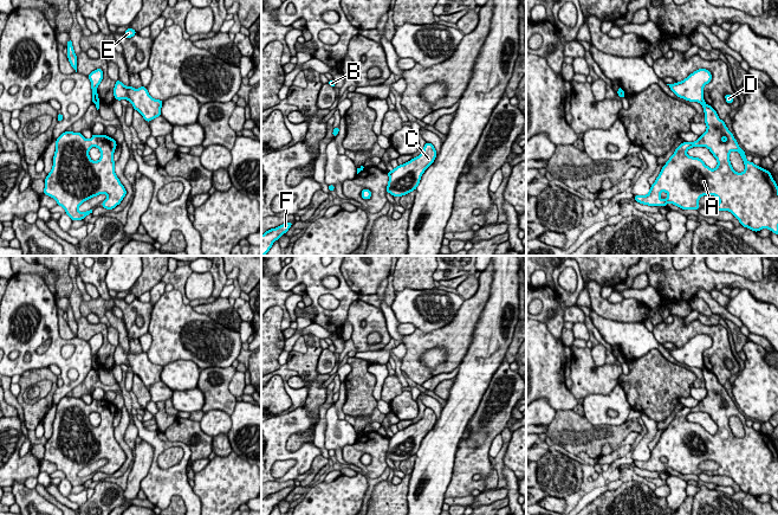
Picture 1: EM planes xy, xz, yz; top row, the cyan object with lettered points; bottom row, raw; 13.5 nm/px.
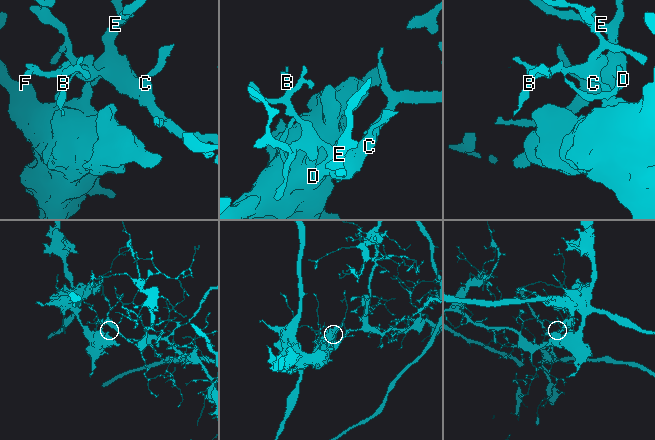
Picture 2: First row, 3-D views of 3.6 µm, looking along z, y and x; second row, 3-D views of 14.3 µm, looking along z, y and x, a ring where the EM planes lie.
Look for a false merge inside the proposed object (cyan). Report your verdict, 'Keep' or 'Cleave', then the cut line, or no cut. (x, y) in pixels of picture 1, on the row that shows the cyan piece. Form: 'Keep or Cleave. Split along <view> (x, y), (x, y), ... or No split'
Cleave. Split along yz (704, 101), (701, 103)

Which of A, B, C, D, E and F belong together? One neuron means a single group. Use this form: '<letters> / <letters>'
A F / B C D E

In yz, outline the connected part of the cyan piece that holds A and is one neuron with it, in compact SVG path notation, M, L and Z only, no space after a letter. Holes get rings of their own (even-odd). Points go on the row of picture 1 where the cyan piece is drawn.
M705 102L702 103L705 112L705 123L707 129L704 135L699 136L695 142L682 142L669 157L666 165L660 170L659 176L655 182L650 186L650 189L647 195L634 195L634 200L648 205L648 206L667 206L668 202L677 206L682 210L699 210L699 199L704 195L714 195L719 199L717 206L709 206L709 210L713 211L728 211L731 212L739 221L740 225L747 227L754 232L758 232L763 228L767 228L778 236L778 186L773 180L771 173L759 166L756 166L752 161L746 160L745 152L739 147L733 134L728 130L725 122L718 117L717 111ZM693 147L706 147L713 154L718 161L718 166L714 169L711 169L705 162L699 157L693 157L687 155L687 150ZM735 150L740 154L745 170L743 173L737 173L730 161L730 153Z

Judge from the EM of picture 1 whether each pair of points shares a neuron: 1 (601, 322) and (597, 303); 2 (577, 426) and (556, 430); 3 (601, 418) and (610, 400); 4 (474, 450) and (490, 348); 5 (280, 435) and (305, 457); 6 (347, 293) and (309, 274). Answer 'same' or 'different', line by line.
1: different
2: same
3: same
4: different
5: same
6: same

